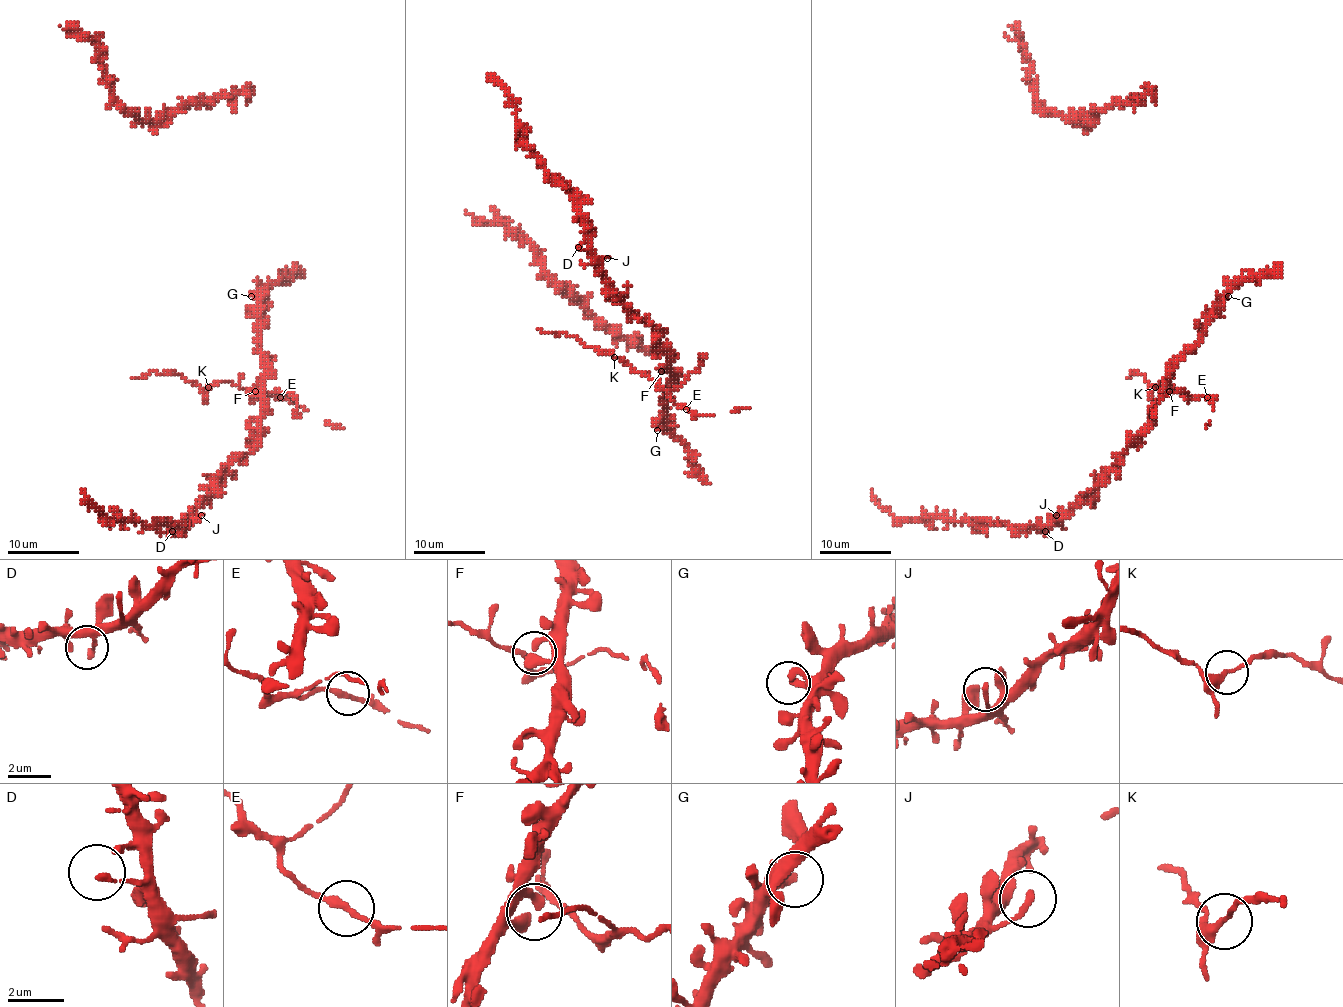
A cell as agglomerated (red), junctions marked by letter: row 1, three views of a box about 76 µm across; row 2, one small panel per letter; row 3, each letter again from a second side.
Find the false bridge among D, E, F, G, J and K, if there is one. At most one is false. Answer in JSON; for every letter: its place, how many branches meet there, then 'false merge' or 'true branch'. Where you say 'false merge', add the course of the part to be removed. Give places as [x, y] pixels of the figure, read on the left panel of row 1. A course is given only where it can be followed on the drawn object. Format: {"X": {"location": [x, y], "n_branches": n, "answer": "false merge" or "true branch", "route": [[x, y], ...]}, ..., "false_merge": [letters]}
{"D": {"location": [172, 531], "n_branches": 1, "answer": "true branch"}, "E": {"location": [280, 397], "n_branches": 2, "answer": "true branch"}, "F": {"location": [255, 391], "n_branches": 2, "answer": "true branch"}, "G": {"location": [251, 296], "n_branches": 1, "answer": "true branch"}, "J": {"location": [201, 515], "n_branches": 1, "answer": "true branch"}, "K": {"location": [208, 387], "n_branches": 2, "answer": "true branch"}, "false_merge": []}

